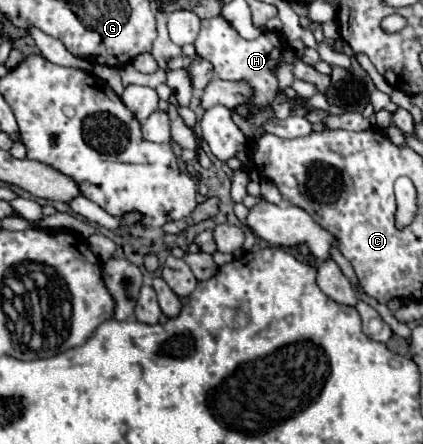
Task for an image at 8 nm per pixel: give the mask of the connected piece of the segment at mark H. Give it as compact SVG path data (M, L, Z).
M215 16L209 20L201 20L201 32L195 40L195 50L197 50L197 56L201 56L213 64L215 76L219 76L223 80L247 82L253 88L253 94L247 98L247 102L233 108L233 112L237 112L241 118L247 120L253 116L253 108L265 110L273 102L273 98L279 90L277 88L277 70L283 62L283 52L285 52L285 44L279 38L279 34L269 34L267 30L263 30L259 38L245 40L237 34L237 30L223 16Z

